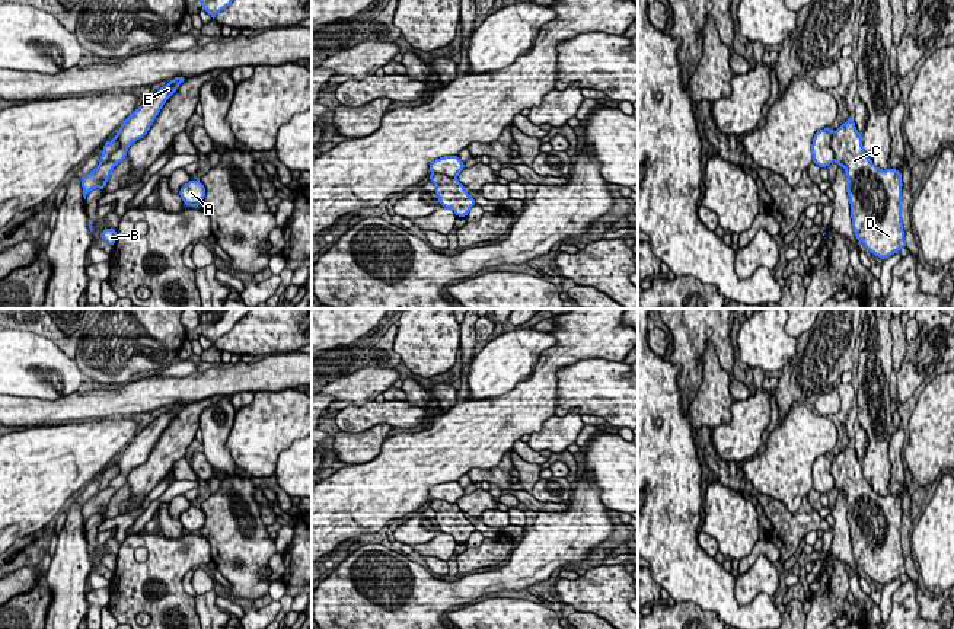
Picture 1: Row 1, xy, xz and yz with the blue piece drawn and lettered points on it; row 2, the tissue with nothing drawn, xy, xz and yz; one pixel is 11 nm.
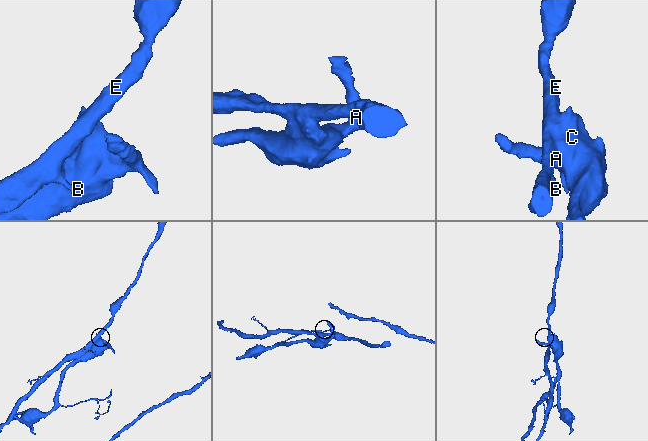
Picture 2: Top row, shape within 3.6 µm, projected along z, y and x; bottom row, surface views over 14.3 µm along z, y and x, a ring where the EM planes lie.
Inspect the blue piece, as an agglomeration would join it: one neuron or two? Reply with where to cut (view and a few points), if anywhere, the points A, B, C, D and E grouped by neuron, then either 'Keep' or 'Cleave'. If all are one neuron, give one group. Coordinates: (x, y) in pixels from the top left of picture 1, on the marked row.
Split along xy (115, 137), (118, 147), (99, 165). Groups: A C D / B E. Cleave

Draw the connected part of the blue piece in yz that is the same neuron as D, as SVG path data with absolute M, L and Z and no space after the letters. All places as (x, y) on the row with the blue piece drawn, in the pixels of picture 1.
M854 116L832 132L832 151L846 172L852 229L858 240L886 259L906 248L902 223L902 172L881 170L865 154Z

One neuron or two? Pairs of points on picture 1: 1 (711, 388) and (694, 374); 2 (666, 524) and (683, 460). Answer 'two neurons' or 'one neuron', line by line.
1: two neurons
2: one neuron

